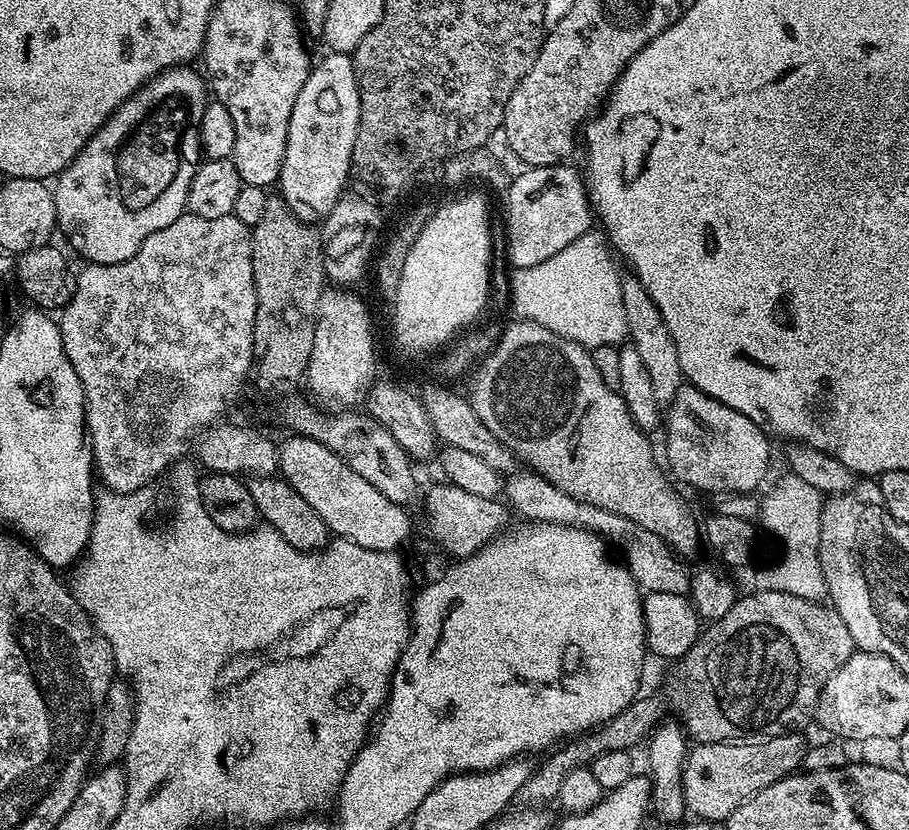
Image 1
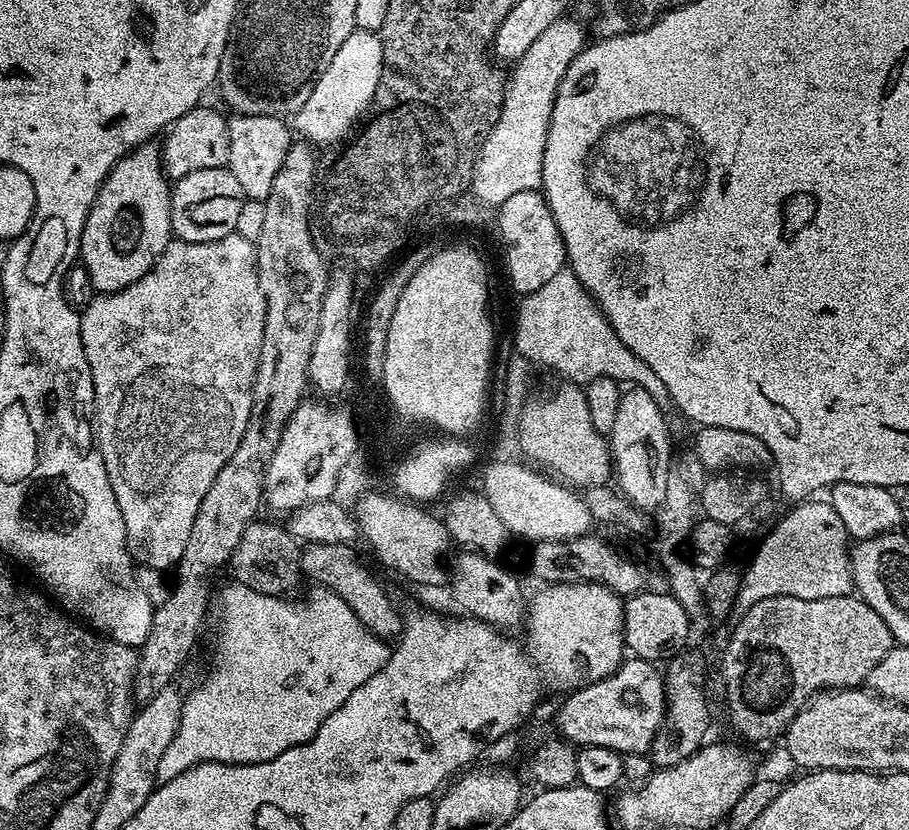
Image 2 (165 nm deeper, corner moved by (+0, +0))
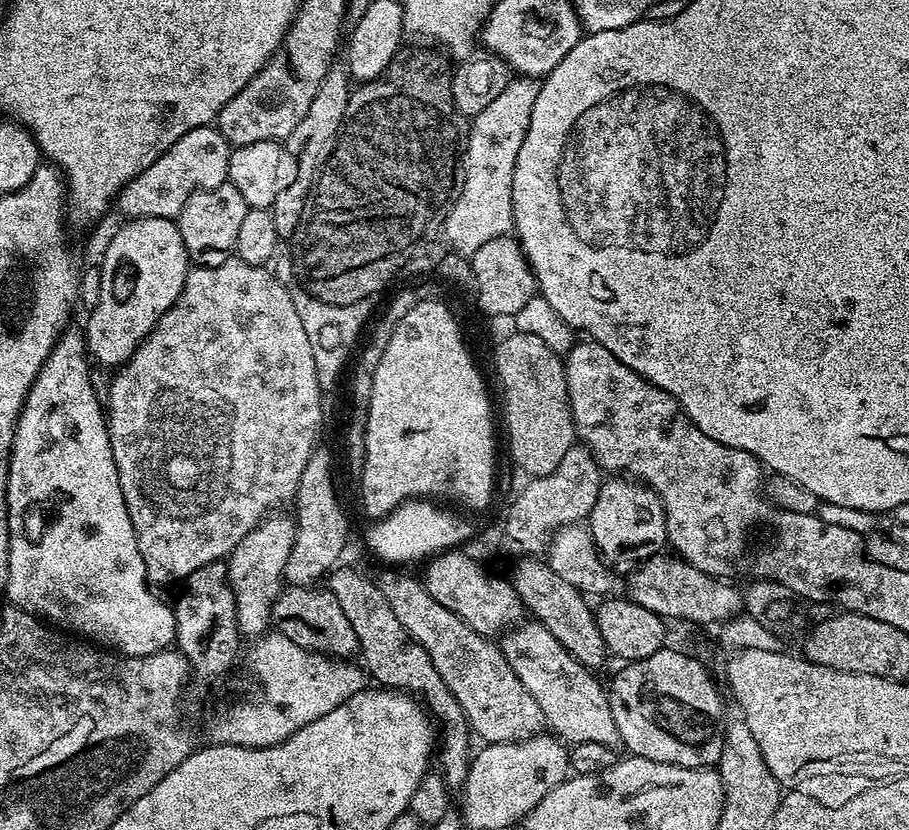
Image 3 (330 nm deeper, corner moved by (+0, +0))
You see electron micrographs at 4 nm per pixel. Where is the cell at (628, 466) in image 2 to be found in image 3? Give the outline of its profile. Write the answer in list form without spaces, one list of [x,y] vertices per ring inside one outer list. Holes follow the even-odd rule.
[[[608,478],[601,483],[598,502],[594,502],[586,527],[604,563],[617,569],[643,564],[668,544],[668,527],[660,497],[632,478]]]

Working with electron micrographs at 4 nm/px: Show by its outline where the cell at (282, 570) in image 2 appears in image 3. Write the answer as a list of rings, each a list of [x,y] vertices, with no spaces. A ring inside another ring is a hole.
[[[288,586],[281,591],[272,603],[272,619],[275,631],[281,632],[294,646],[302,646],[302,650],[316,652],[320,656],[333,658],[352,658],[359,653],[358,638],[354,638],[354,629],[346,614],[342,614],[342,606],[338,606],[338,598],[327,590],[316,586],[297,588]]]

